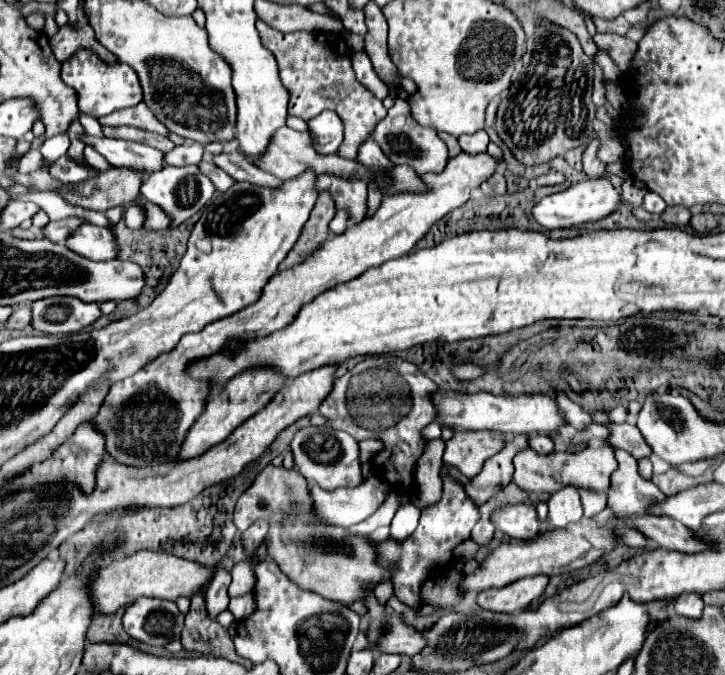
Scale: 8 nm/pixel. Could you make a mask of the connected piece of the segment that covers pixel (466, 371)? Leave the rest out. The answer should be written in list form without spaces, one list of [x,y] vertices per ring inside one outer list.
[[[464,361],[464,363],[456,363],[456,365],[452,367],[452,373],[454,373],[454,377],[460,379],[460,381],[470,381],[470,379],[482,377],[482,375],[486,373],[486,369],[480,367],[480,365],[474,365],[474,363],[470,363],[470,361]]]

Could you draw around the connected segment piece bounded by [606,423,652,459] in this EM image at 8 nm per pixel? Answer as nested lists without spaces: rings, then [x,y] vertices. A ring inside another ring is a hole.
[[[622,423],[622,425],[606,425],[606,429],[610,431],[610,435],[606,439],[608,445],[624,449],[630,455],[634,455],[636,459],[648,457],[652,453],[652,449],[648,449],[648,443],[642,441],[644,437],[638,433],[638,427],[630,425],[630,423]]]

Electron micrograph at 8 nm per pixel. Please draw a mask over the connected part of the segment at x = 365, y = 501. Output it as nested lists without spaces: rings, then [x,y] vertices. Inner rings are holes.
[[[370,477],[358,487],[344,487],[336,491],[324,491],[322,487],[310,485],[310,497],[316,517],[322,523],[336,527],[352,527],[368,519],[388,493],[388,483]]]

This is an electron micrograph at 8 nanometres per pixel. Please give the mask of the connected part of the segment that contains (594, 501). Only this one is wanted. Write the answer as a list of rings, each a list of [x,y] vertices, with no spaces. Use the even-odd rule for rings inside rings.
[[[582,489],[580,497],[582,497],[582,507],[584,507],[584,517],[594,517],[602,509],[606,509],[606,493],[604,491]]]

